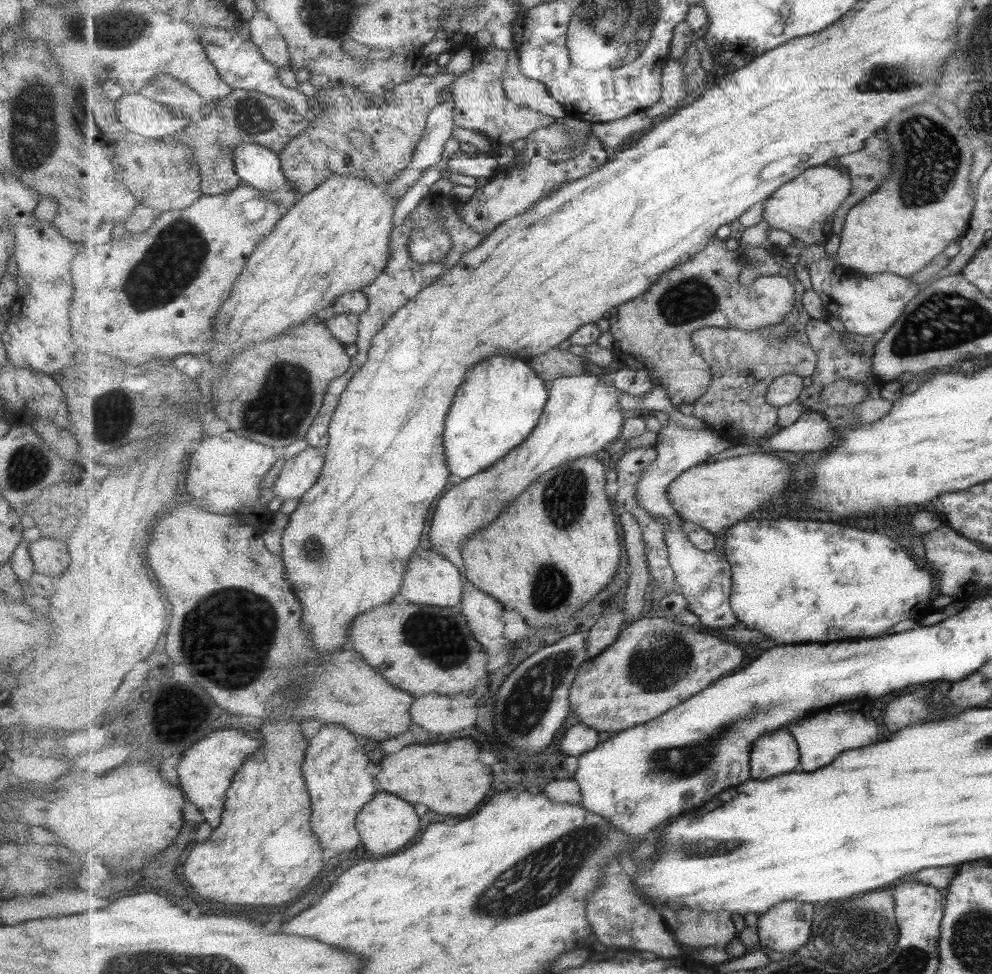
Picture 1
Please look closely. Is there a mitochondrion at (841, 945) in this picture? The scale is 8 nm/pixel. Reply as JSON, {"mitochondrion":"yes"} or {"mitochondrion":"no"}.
{"mitochondrion":"yes"}

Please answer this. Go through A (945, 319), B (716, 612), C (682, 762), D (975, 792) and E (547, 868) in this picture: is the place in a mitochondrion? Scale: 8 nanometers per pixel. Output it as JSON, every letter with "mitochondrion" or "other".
{"A":"mitochondrion","B":"other","C":"mitochondrion","D":"other","E":"mitochondrion"}

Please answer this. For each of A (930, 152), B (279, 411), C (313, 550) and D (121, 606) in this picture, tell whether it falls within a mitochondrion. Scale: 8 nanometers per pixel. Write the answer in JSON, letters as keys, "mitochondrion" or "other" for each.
{"A":"mitochondrion","B":"mitochondrion","C":"mitochondrion","D":"other"}

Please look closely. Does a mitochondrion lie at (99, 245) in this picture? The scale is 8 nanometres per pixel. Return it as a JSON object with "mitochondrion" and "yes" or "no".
{"mitochondrion":"no"}

